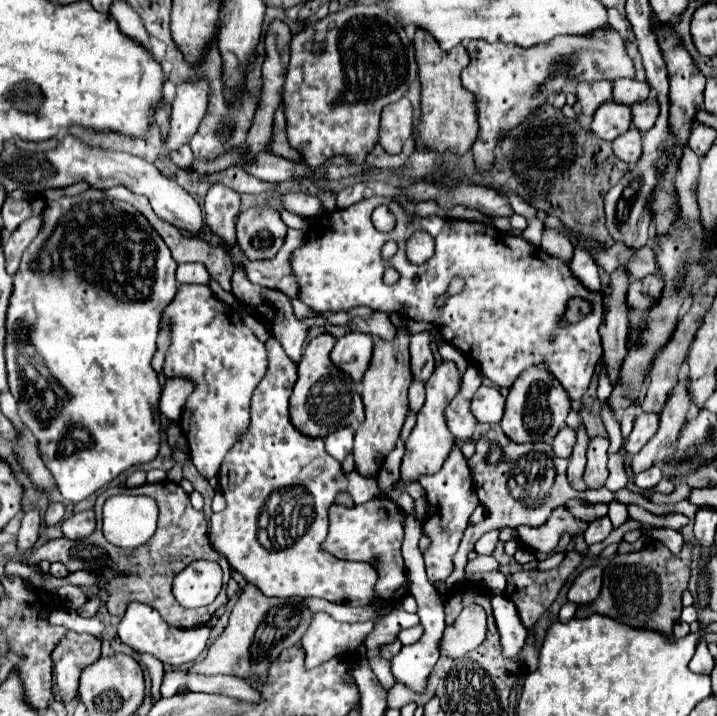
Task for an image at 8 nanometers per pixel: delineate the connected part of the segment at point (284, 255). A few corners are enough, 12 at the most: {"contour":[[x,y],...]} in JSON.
{"contour":[[290,228],[284,246],[272,260],[236,258],[248,278],[276,288],[288,298],[300,298],[292,272],[292,252],[304,244],[304,230]]}

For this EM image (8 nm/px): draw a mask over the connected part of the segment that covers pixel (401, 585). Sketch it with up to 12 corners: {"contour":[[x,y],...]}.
{"contour":[[382,496],[328,510],[324,550],[378,558],[376,592],[408,592],[402,510]]}

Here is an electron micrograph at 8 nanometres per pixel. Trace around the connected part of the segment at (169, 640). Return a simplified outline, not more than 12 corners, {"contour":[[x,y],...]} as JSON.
{"contour":[[130,602],[118,636],[172,666],[194,662],[212,626],[172,628],[152,606]]}

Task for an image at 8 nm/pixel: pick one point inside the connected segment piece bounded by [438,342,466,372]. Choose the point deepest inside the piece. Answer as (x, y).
(447, 351)

